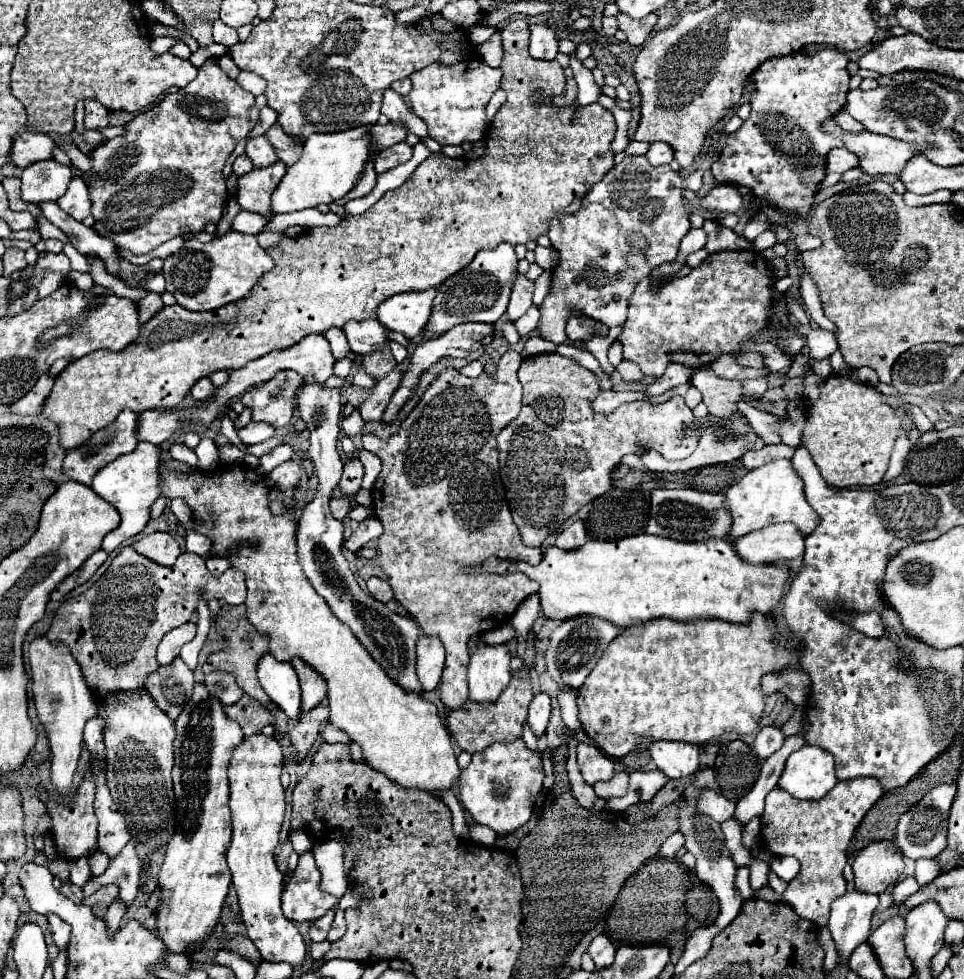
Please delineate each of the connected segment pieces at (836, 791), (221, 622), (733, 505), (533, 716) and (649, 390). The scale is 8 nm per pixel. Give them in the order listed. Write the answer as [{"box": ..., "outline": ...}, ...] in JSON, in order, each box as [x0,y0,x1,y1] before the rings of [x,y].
[{"box":[762,778,884,926],"outline":[[[852,778],[838,782],[822,800],[798,800],[786,790],[774,788],[766,796],[762,814],[762,836],[766,850],[774,856],[794,856],[800,862],[800,872],[788,882],[782,900],[790,904],[798,916],[826,926],[830,904],[846,892],[842,870],[846,866],[846,848],[864,814],[884,794],[874,778]]]},{"box":[202,604,276,708],"outline":[[[240,604],[240,606],[222,606],[218,616],[216,616],[216,632],[228,642],[228,648],[226,650],[220,650],[220,652],[214,652],[206,658],[206,662],[202,664],[202,672],[212,672],[216,668],[222,668],[222,670],[228,670],[234,674],[234,678],[238,680],[238,686],[252,698],[256,698],[258,702],[266,704],[266,706],[272,706],[276,708],[270,698],[264,694],[262,686],[258,684],[258,678],[256,678],[256,662],[262,658],[262,654],[268,652],[266,648],[266,640],[264,636],[258,636],[258,632],[254,630],[254,626],[246,620],[246,606]]]},{"box":[726,460,818,538],"outline":[[[772,460],[760,468],[750,470],[738,484],[734,484],[726,492],[726,504],[732,512],[734,524],[732,524],[732,538],[744,536],[746,532],[766,528],[770,524],[782,524],[782,522],[794,522],[798,530],[806,536],[818,526],[818,514],[812,510],[812,506],[806,502],[804,496],[804,482],[800,474],[794,470],[792,460]]]},{"box":[528,694,552,736],"outline":[[[538,694],[530,702],[530,708],[528,708],[528,724],[536,732],[536,736],[544,734],[544,730],[548,726],[550,712],[552,712],[552,704],[550,702],[552,700],[550,700],[548,694]]]},{"box":[642,364,692,396],"outline":[[[668,364],[670,368],[666,368],[666,372],[656,378],[652,384],[642,384],[642,392],[646,396],[660,396],[664,392],[668,392],[670,388],[674,386],[680,386],[680,384],[686,384],[692,376],[690,368],[684,366],[684,364]]]}]

